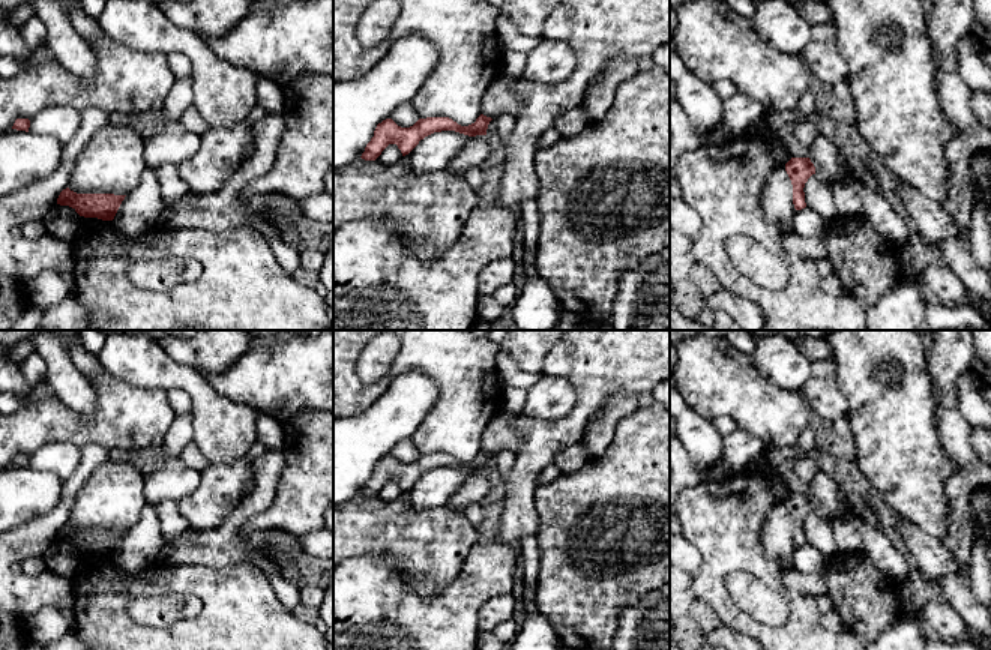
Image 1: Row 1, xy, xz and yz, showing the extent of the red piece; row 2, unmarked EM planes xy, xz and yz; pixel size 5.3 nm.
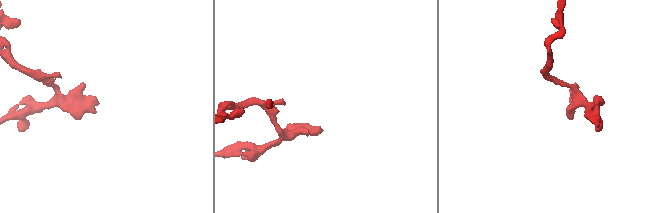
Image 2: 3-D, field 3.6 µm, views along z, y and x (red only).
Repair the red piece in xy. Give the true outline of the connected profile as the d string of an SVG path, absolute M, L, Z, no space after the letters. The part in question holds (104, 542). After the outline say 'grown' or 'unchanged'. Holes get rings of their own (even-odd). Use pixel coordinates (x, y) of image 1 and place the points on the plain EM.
M63 525L57 540L72 543L80 552L113 557L126 531L114 530L77 530Z; unchanged

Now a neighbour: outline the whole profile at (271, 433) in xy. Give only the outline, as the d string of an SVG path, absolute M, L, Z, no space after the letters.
M257 411L257 422L255 422L255 432L257 440L261 441L267 450L282 450L284 438L285 438L285 426L282 422L276 420L275 417Z

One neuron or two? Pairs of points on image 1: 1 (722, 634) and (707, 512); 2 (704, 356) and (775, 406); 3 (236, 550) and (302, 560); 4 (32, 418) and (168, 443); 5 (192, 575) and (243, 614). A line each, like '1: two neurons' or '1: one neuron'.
1: two neurons
2: one neuron
3: one neuron
4: two neurons
5: one neuron

